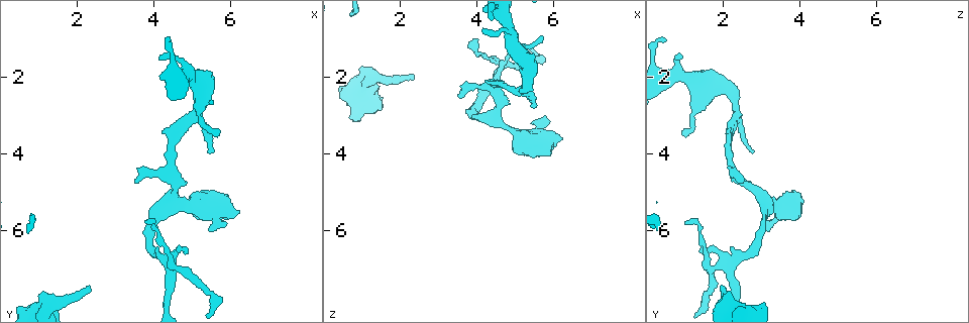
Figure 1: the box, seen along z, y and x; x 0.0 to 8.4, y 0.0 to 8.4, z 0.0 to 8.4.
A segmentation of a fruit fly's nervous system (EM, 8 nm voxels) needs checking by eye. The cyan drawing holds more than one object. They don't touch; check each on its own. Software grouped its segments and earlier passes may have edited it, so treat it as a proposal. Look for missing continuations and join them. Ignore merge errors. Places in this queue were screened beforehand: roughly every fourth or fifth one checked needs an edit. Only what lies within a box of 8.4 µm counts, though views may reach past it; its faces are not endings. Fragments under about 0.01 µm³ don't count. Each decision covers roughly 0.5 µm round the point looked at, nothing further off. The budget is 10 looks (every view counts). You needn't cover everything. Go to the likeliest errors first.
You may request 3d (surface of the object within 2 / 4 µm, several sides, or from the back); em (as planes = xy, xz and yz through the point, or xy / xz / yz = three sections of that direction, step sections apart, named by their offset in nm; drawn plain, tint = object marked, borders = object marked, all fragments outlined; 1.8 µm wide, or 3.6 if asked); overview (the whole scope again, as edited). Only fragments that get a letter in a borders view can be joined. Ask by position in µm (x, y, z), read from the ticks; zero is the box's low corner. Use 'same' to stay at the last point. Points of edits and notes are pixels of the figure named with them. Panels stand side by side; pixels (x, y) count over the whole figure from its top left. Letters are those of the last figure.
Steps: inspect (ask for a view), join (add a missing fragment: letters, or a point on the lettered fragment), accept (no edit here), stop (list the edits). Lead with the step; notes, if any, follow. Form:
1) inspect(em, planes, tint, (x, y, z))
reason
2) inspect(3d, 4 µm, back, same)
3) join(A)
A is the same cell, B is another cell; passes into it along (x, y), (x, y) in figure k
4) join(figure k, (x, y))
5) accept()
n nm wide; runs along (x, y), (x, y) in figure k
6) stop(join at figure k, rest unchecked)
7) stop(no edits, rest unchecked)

inspect(em, 3.6 µm, yz, step 4, tint, (2.30, 7.45, 2.00))
end of a long branch

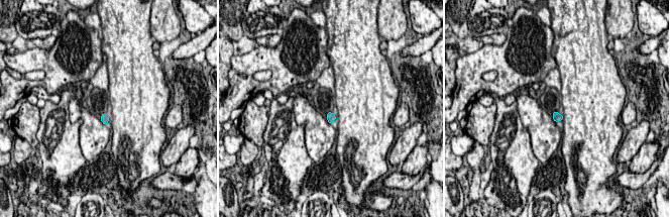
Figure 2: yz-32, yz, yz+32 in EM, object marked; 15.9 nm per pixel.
inspect(em, 3.6 µm, planes, borders, same)

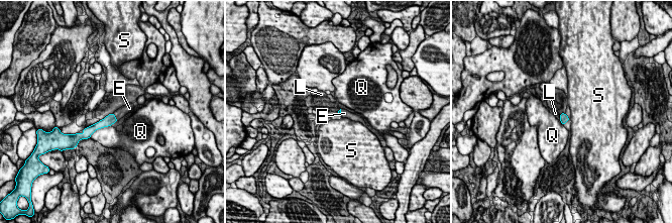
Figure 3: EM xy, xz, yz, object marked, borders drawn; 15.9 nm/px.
join(E)
E is the same cell, L, Q and S are other cells; passes into it along (110, 119), (115, 117), (121, 112) in figure 3; the cell continues

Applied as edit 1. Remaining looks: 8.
inspect(overview)
redraw

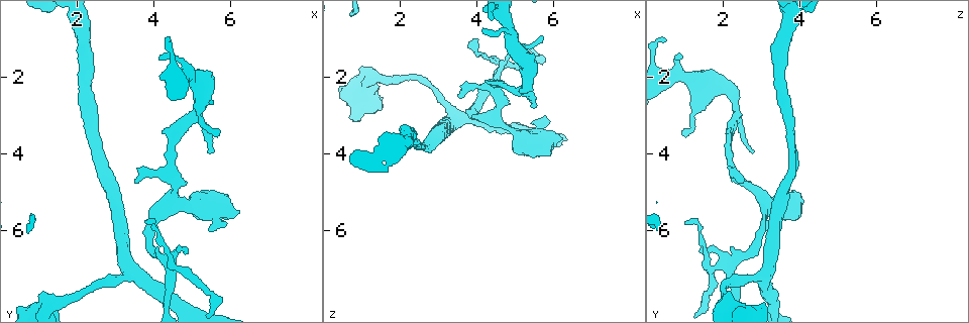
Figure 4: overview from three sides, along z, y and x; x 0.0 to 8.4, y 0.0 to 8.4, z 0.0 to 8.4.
inspect(em, xz, step 4, borders, (4.70, 5.35, 3.25))
small branch off a trunk

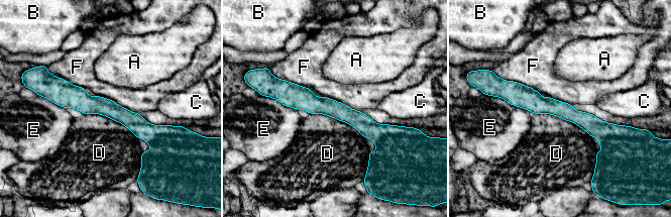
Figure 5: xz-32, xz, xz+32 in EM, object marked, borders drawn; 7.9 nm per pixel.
inspect(em, planes, borders, same)

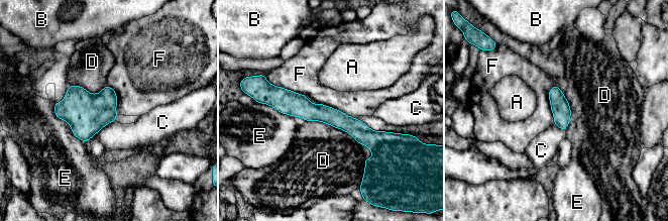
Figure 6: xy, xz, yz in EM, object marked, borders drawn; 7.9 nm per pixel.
accept()
A, B, C, D, E and F are other cells; border along (555, 84), (549, 90), (554, 123) in figure 6; none of them fits

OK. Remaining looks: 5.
inspect(3d, 4 µm, (4.15, 1.55, 0.70))
an open end

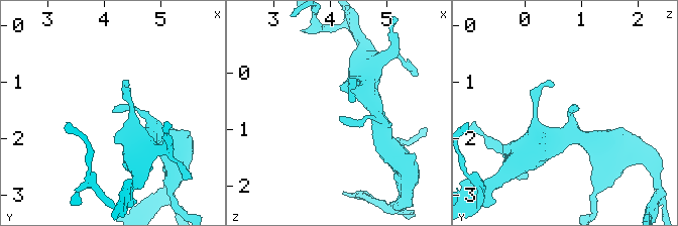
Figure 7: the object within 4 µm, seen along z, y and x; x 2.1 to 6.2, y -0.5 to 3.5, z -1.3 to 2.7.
inspect(em, planes, borders, (4.15, 1.50, 0.75))
now the EM

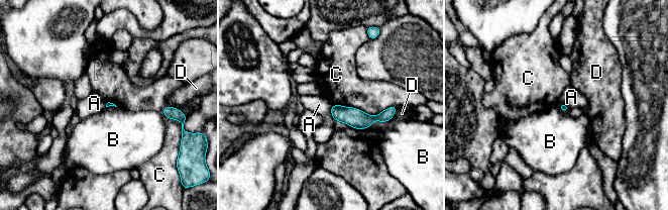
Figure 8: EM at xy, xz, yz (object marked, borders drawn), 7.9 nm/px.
accept()
A, B, C and D are other cells; runs along (392, 110), (377, 118), (333, 112) in figure 8; none of them fits

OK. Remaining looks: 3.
inspect(em, planes, borders, (4.90, 6.60, 1.50))
tapers out

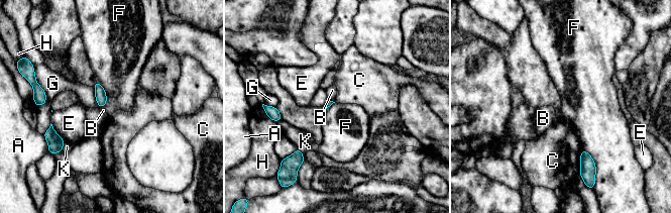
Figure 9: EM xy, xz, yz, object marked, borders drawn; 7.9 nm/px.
accept()
A, B, C, E, F, G, H and K are other cells; border along (96, 80), (106, 95), (103, 107) in figure 9; none of them fits

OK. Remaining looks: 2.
stop(join at figure 3, rest unchecked)

